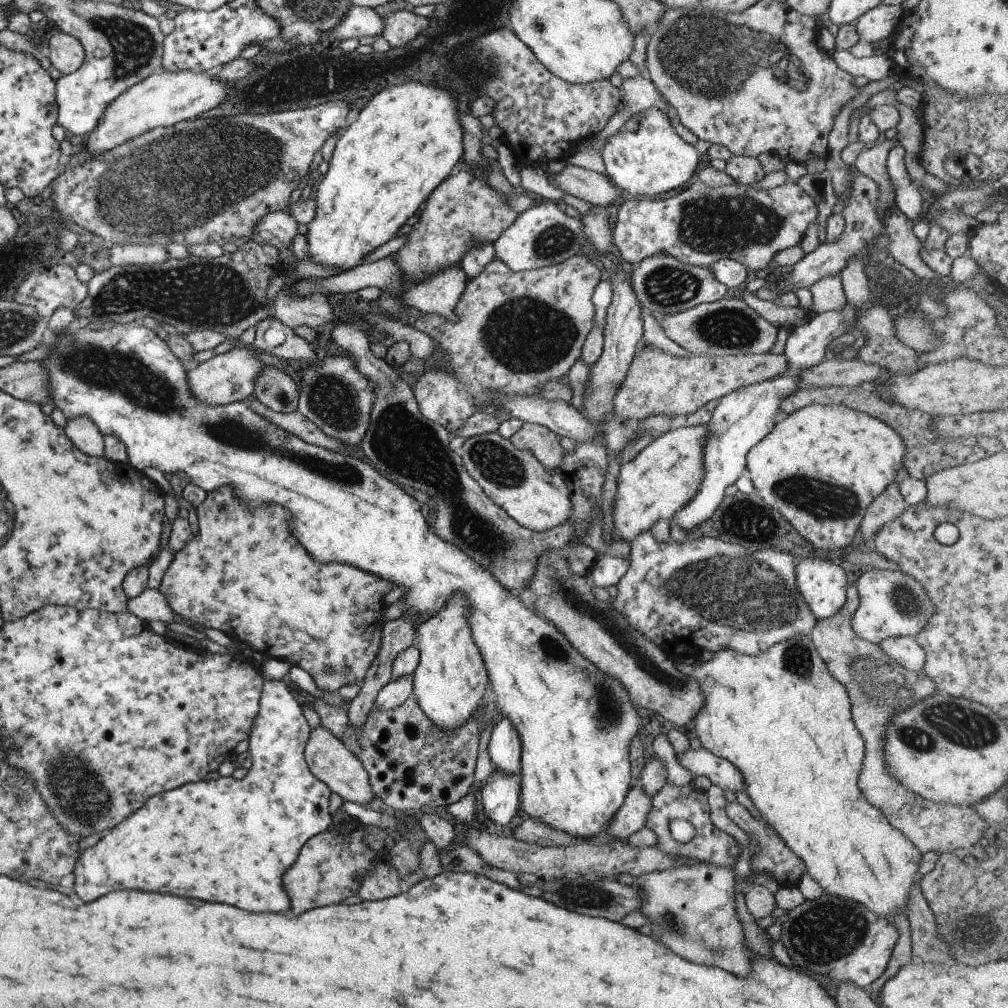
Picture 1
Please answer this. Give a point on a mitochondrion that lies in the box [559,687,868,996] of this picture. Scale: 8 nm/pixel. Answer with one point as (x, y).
(671, 923)

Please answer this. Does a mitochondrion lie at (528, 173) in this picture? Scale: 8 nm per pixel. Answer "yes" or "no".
no

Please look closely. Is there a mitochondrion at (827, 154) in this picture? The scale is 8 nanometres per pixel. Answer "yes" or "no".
no

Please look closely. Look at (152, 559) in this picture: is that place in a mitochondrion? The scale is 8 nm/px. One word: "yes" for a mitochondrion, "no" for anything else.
no

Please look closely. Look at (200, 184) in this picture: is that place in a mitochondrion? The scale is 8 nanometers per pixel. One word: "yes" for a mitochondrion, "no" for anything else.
yes

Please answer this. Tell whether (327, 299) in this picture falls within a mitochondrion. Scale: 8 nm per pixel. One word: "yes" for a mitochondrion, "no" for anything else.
no

